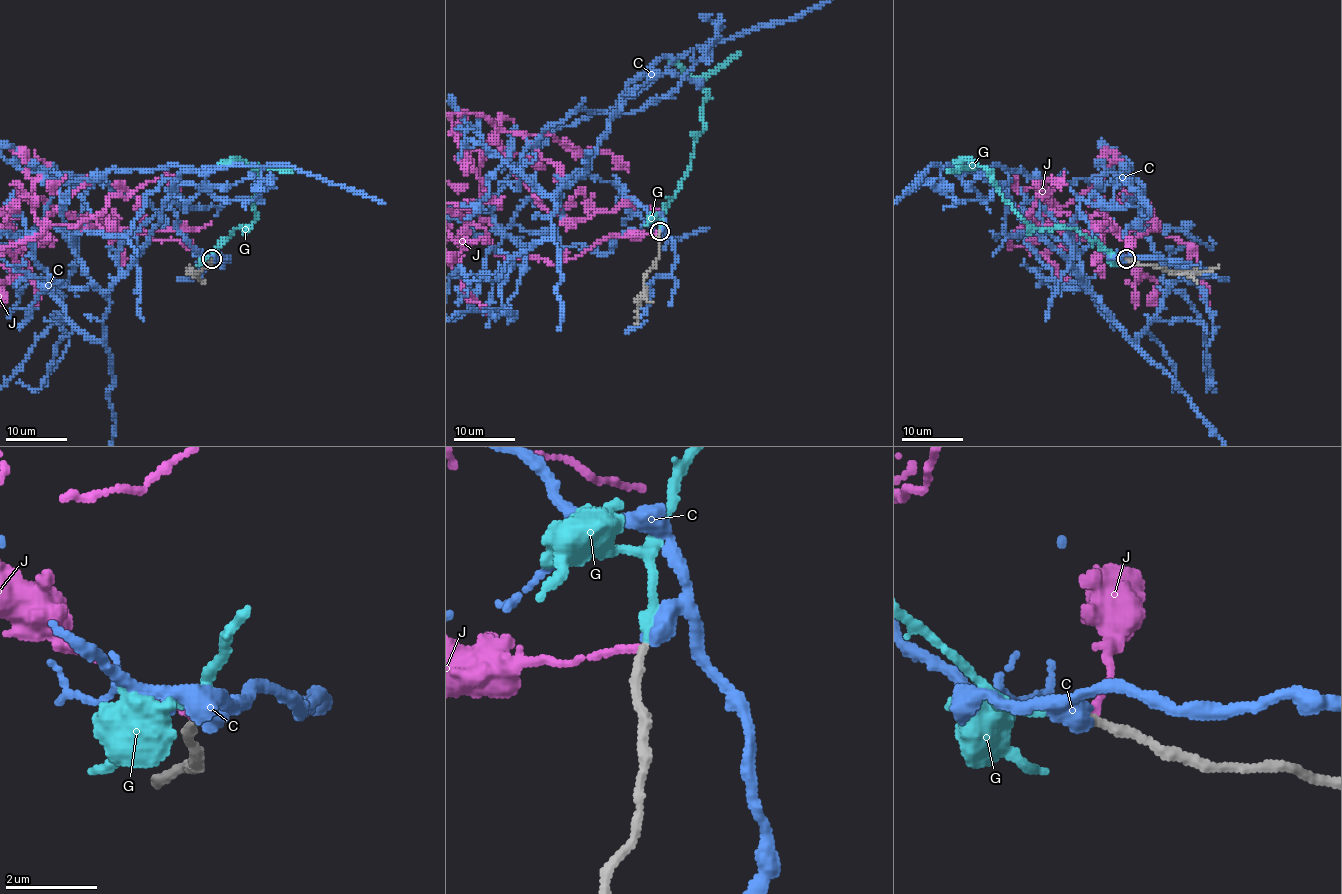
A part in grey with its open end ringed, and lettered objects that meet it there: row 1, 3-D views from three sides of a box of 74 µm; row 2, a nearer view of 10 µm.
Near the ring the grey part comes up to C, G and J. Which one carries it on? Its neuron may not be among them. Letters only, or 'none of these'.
G

